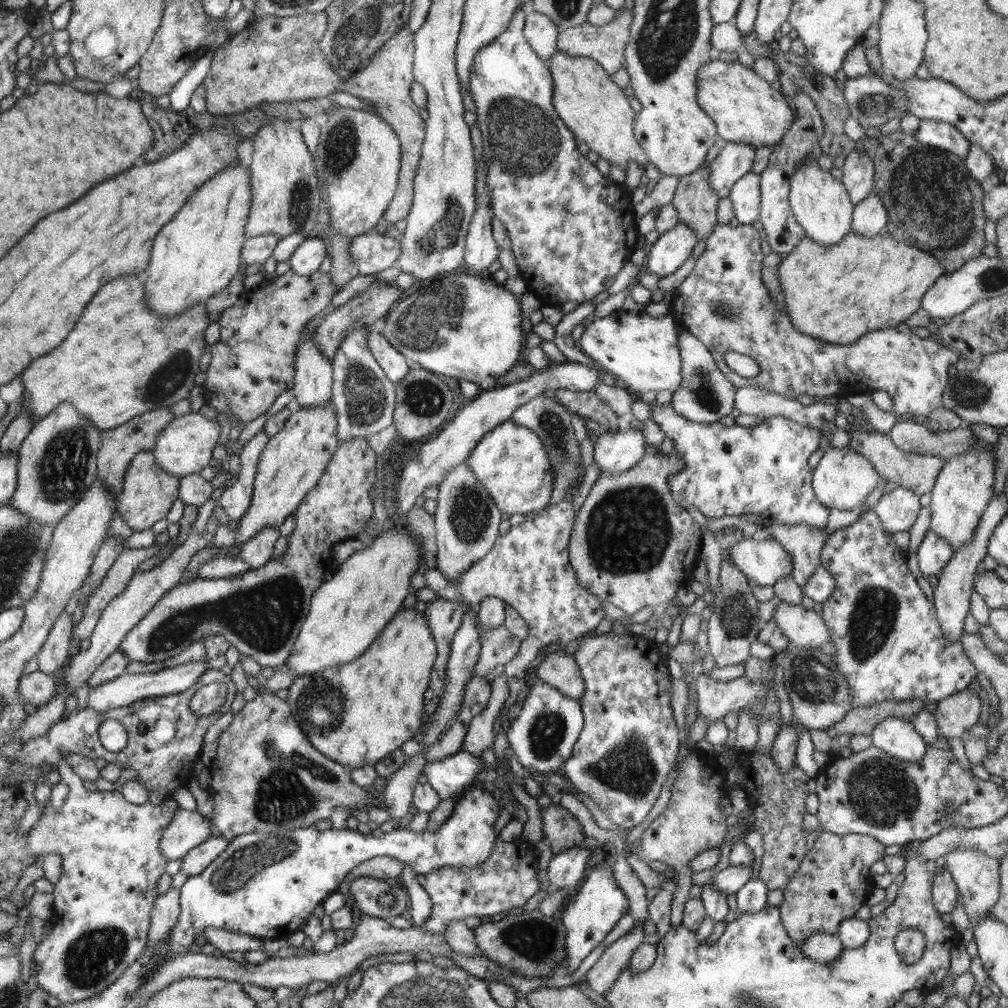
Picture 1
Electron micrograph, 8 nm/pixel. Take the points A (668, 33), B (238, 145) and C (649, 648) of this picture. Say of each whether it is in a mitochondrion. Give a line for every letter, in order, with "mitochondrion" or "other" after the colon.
A: mitochondrion
B: other
C: other

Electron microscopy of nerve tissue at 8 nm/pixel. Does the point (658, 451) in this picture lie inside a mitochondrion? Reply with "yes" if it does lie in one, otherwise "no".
no

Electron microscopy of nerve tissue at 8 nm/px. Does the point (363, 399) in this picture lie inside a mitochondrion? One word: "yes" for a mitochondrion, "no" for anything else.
yes

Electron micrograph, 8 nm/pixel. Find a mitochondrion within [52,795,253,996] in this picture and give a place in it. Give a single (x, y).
(88, 961)

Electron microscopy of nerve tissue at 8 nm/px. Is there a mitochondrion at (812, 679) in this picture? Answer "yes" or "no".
yes

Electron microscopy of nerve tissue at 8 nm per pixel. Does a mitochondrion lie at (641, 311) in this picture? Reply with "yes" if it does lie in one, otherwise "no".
no

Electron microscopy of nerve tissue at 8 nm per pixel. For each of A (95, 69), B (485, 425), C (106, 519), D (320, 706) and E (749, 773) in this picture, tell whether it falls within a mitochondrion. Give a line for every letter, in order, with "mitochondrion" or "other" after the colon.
A: mitochondrion
B: other
C: other
D: mitochondrion
E: other

